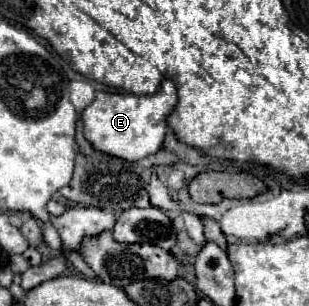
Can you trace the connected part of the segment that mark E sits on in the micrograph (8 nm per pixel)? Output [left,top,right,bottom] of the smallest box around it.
[83,79,177,161]

